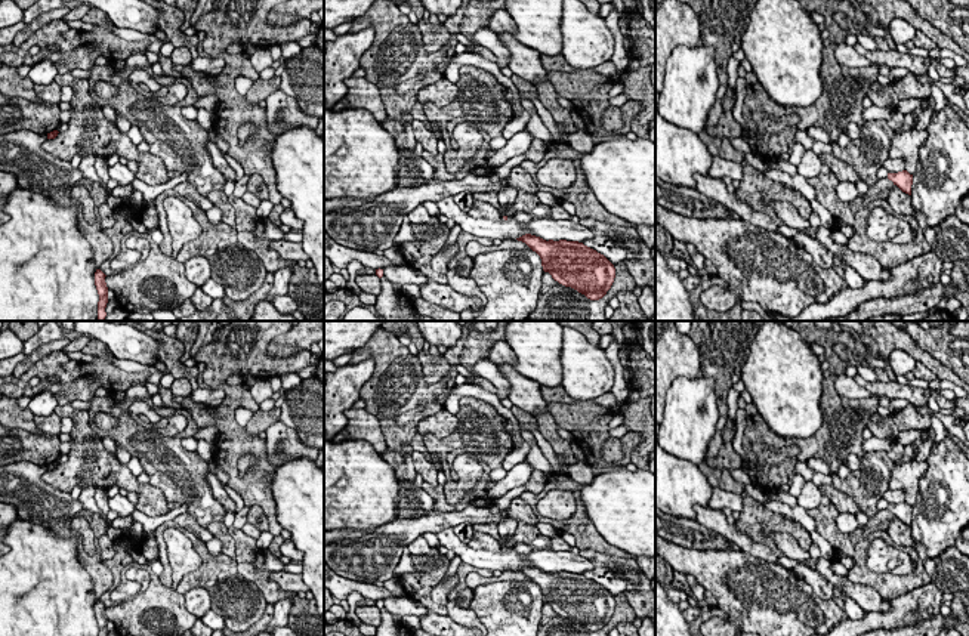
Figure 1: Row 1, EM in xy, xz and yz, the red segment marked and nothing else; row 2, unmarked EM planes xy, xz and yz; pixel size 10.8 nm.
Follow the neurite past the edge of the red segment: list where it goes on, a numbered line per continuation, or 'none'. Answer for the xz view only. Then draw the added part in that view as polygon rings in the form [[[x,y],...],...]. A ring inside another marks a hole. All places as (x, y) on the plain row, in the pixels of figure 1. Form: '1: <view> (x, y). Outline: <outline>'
1: xz (506, 528). Outline: [[[510,516],[503,519],[497,528],[499,528],[499,534],[500,534],[500,538],[503,540],[503,544],[502,544],[502,552],[504,552],[503,549],[506,547],[507,550],[510,550],[513,546],[507,541],[513,534],[515,534],[515,530],[518,527],[518,522],[515,519],[512,519]]]

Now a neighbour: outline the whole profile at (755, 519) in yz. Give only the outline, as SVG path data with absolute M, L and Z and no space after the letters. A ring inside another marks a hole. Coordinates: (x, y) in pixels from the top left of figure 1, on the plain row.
M743 497L740 519L734 524L741 534L747 534L754 543L763 543L777 558L784 556L769 537L774 532L789 532L802 547L809 552L811 534L794 519L766 509L752 497Z

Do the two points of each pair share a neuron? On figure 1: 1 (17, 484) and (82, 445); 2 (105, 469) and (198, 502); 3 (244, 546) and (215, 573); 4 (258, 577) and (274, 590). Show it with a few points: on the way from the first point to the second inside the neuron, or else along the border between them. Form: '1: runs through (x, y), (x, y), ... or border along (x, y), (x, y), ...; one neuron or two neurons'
1: border along (42, 474), (46, 482), (68, 493); two neurons
2: border along (148, 482), (157, 487), (169, 502); two neurons
3: border along (234, 559), (235, 568), (258, 586); two neurons
4: runs through (262, 582), (269, 589); one neuron

